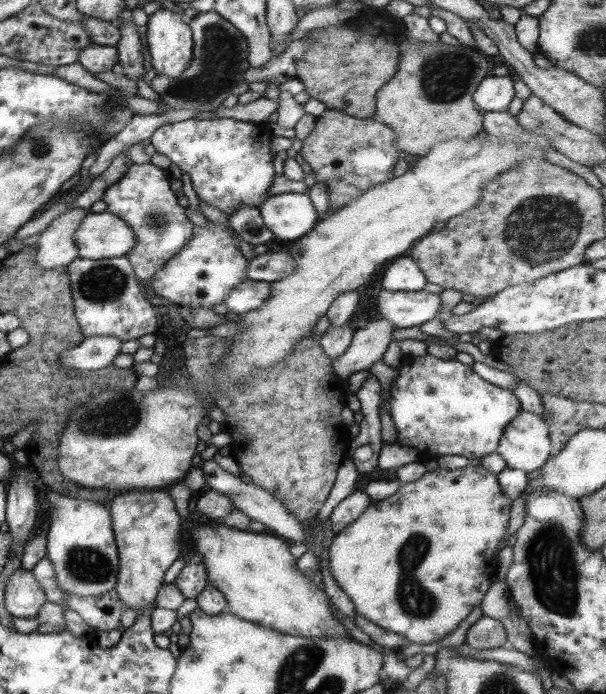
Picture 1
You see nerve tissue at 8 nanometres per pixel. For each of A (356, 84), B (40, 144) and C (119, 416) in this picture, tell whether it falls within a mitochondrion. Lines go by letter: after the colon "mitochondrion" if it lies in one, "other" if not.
A: other
B: mitochondrion
C: mitochondrion

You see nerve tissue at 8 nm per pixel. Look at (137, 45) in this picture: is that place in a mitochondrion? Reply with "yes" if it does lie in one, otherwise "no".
no

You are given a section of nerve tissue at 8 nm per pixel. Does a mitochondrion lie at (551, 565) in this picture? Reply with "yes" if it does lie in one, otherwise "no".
yes

